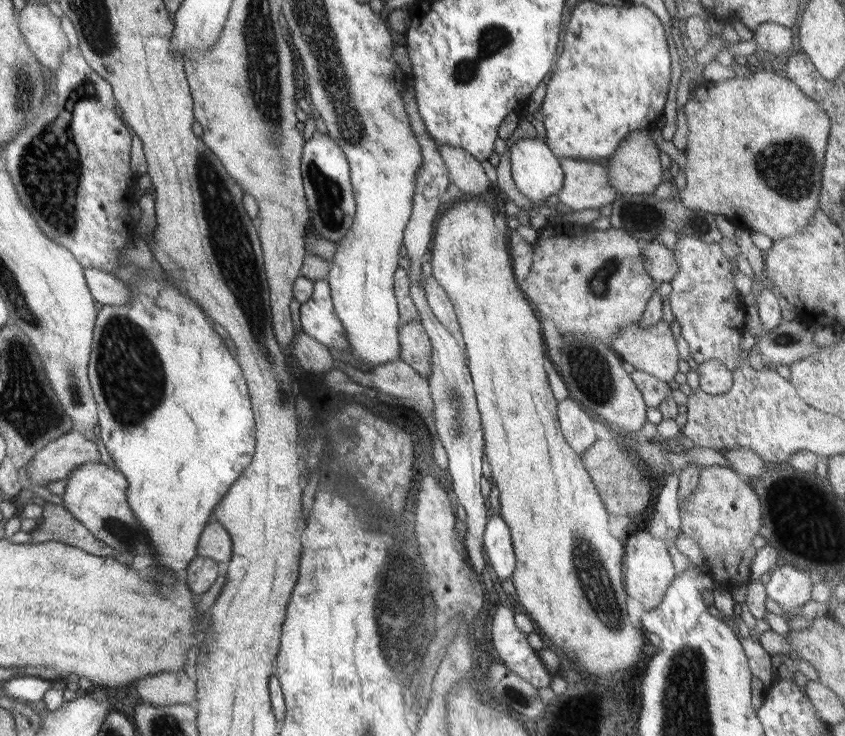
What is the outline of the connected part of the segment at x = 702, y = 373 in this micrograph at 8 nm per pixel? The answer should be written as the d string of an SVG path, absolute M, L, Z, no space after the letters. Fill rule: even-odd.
M720 360L702 362L697 370L700 389L708 395L722 395L732 389L733 373L726 369Z

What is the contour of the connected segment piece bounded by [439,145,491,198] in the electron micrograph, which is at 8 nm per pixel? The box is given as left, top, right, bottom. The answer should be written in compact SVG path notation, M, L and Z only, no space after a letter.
M444 145L439 151L451 182L454 182L465 194L479 198L491 183L486 177L481 162L464 148Z

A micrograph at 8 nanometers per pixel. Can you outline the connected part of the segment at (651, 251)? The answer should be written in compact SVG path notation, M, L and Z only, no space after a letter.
M660 240L648 243L641 251L645 271L659 284L671 283L678 274L679 266L675 254Z

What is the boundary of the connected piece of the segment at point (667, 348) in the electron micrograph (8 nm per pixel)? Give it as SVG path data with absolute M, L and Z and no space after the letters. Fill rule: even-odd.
M663 320L656 324L651 324L648 328L645 325L635 322L628 328L624 328L622 332L612 342L616 354L620 356L623 361L631 364L635 370L646 372L656 379L664 383L674 385L676 374L678 374L678 349L676 348L676 339L672 335L670 325Z

